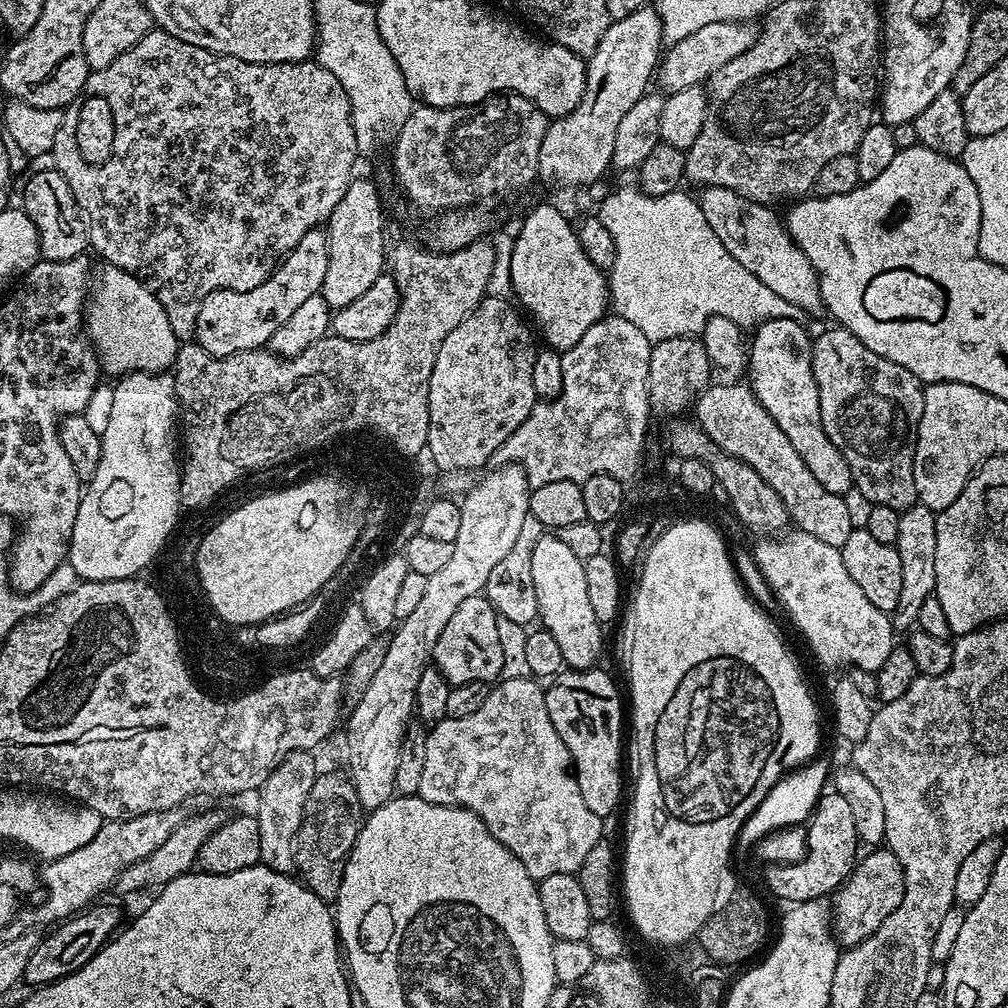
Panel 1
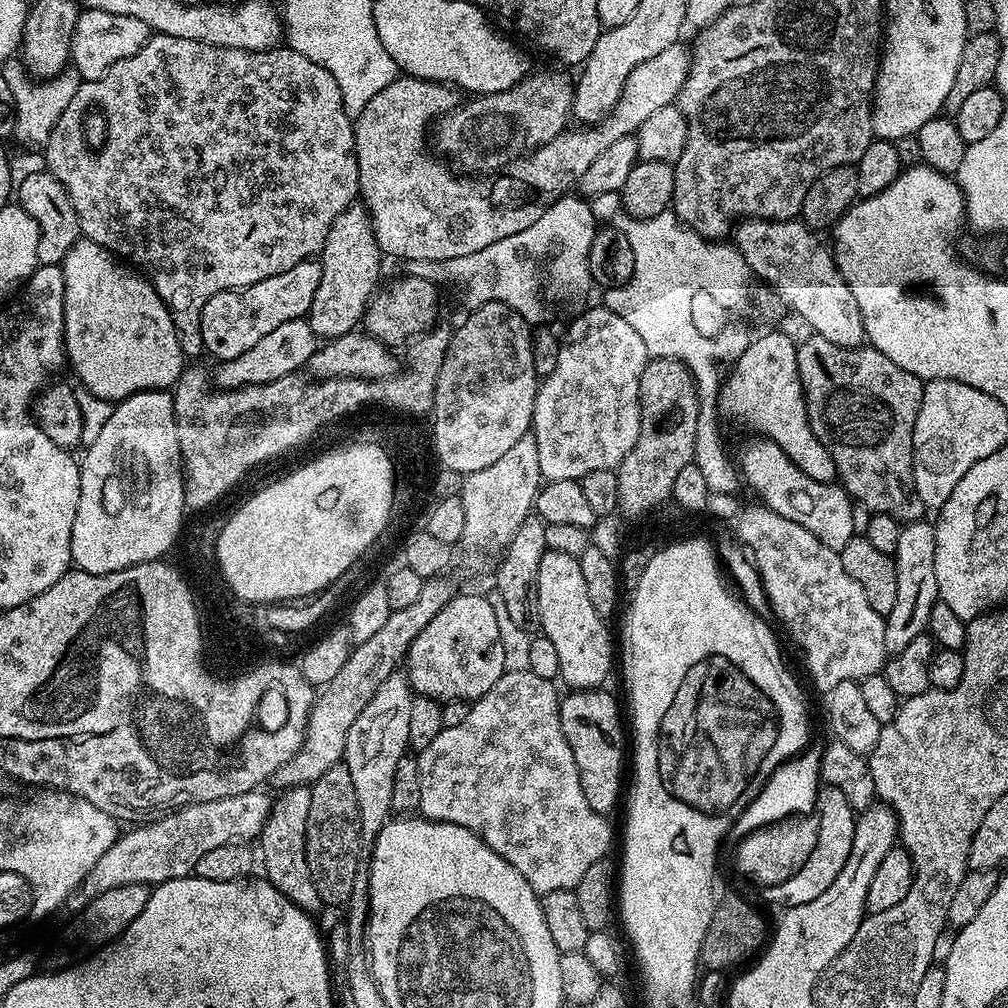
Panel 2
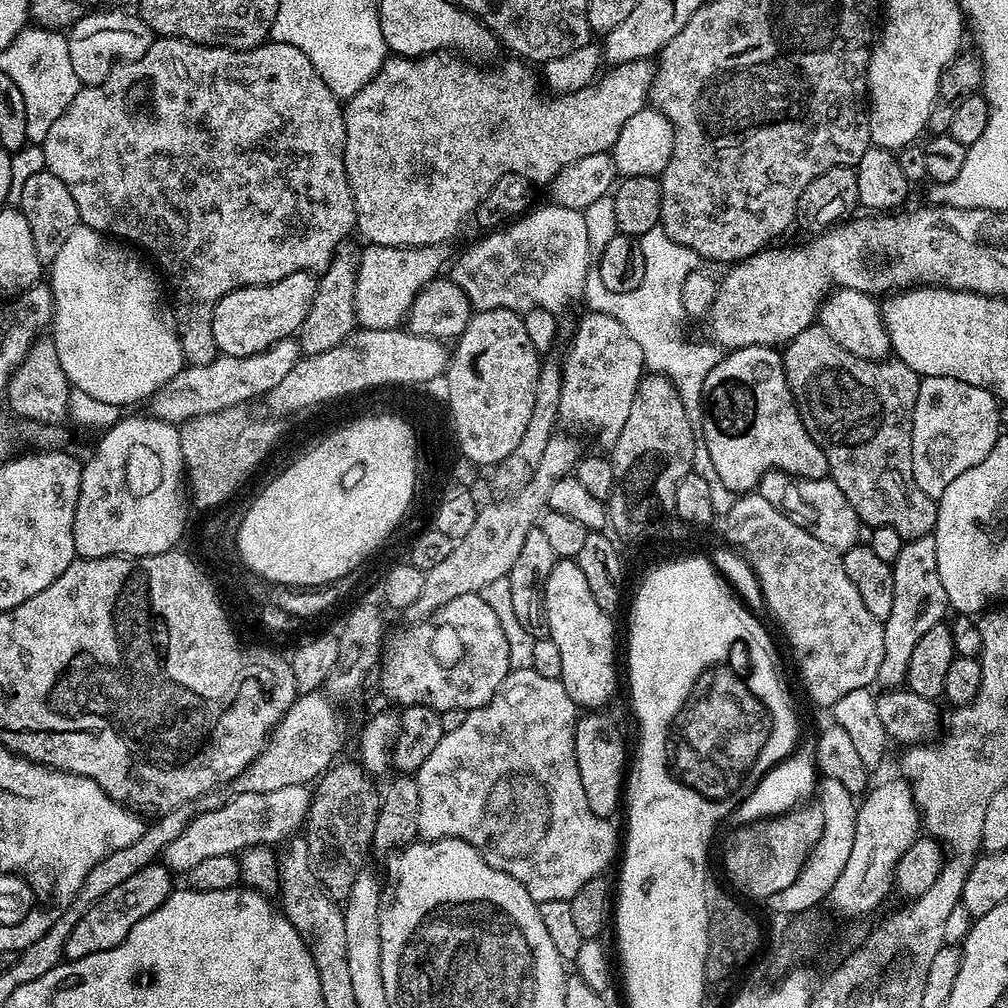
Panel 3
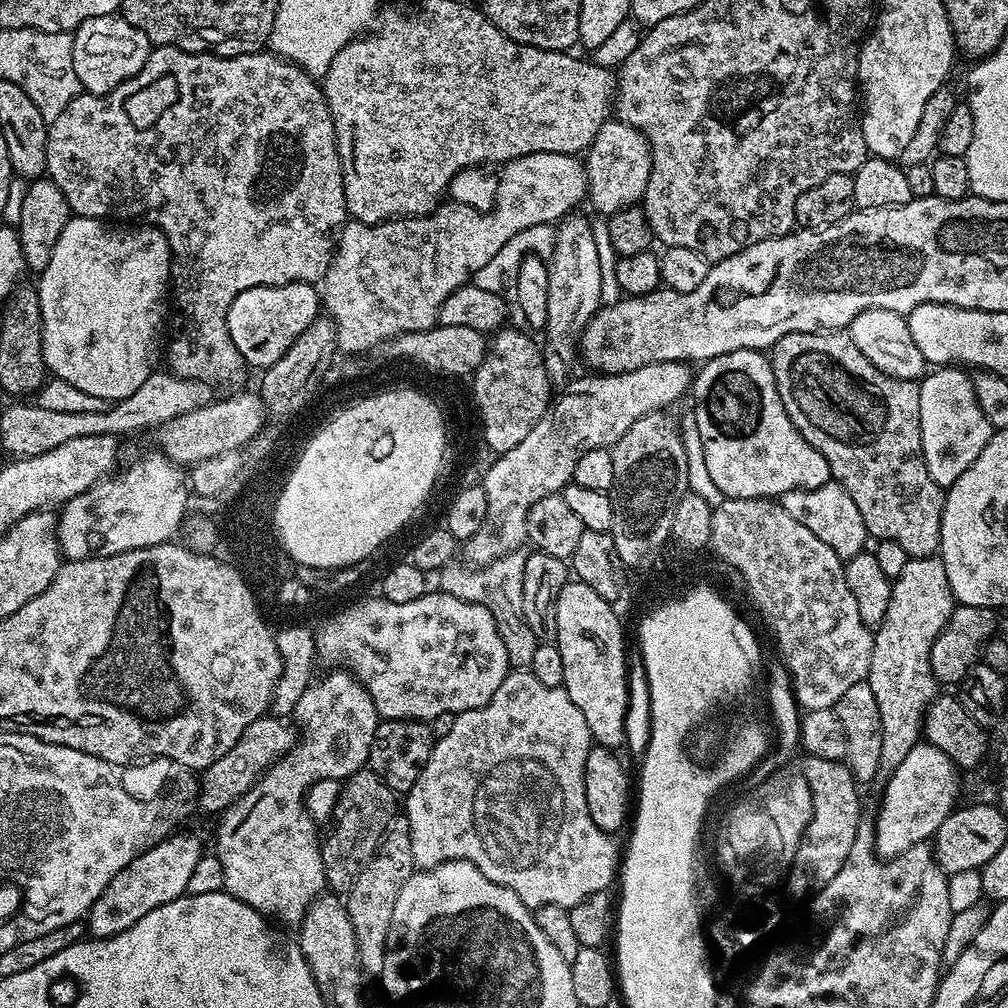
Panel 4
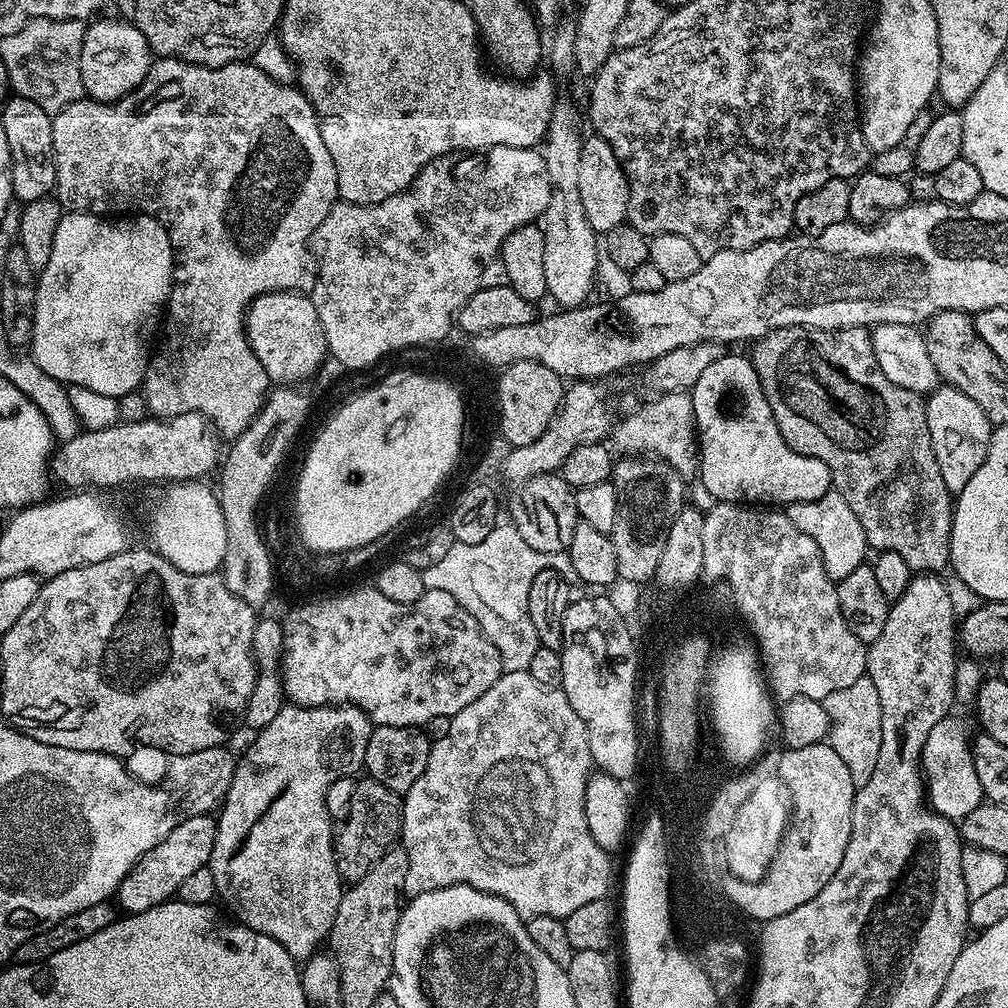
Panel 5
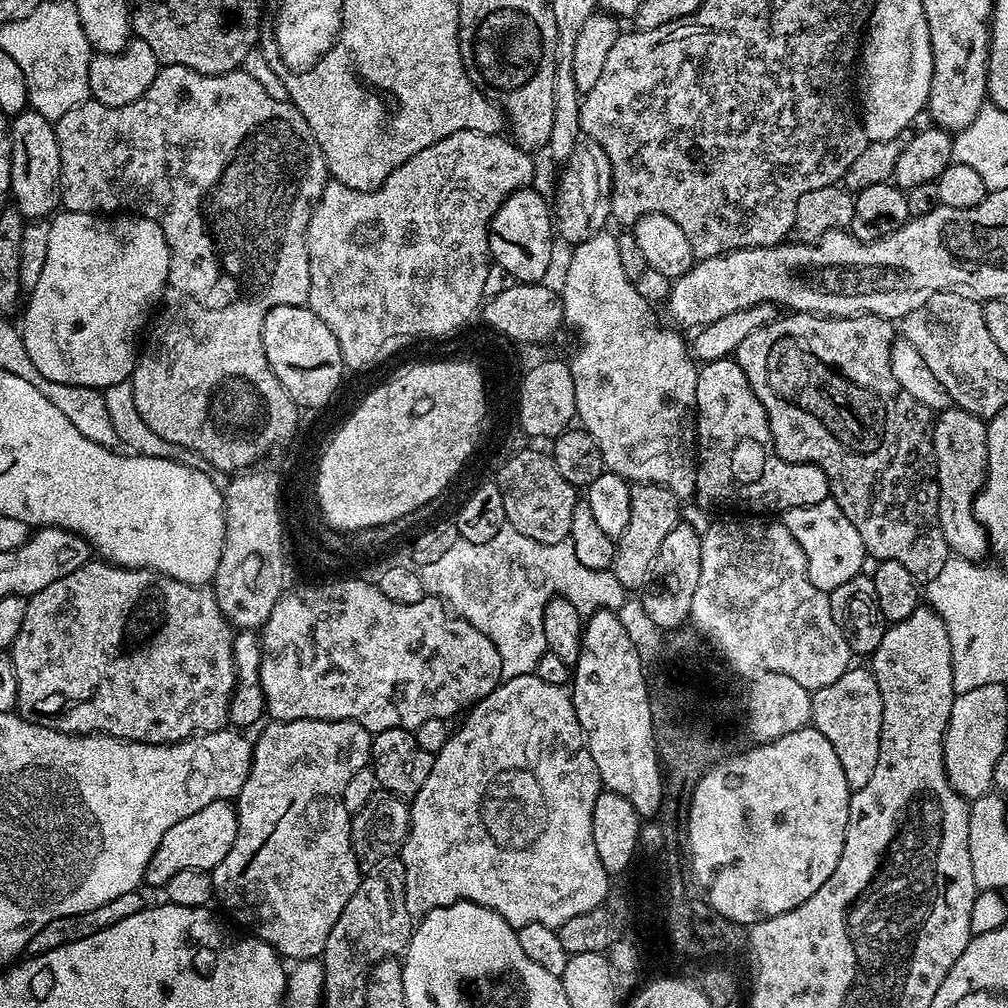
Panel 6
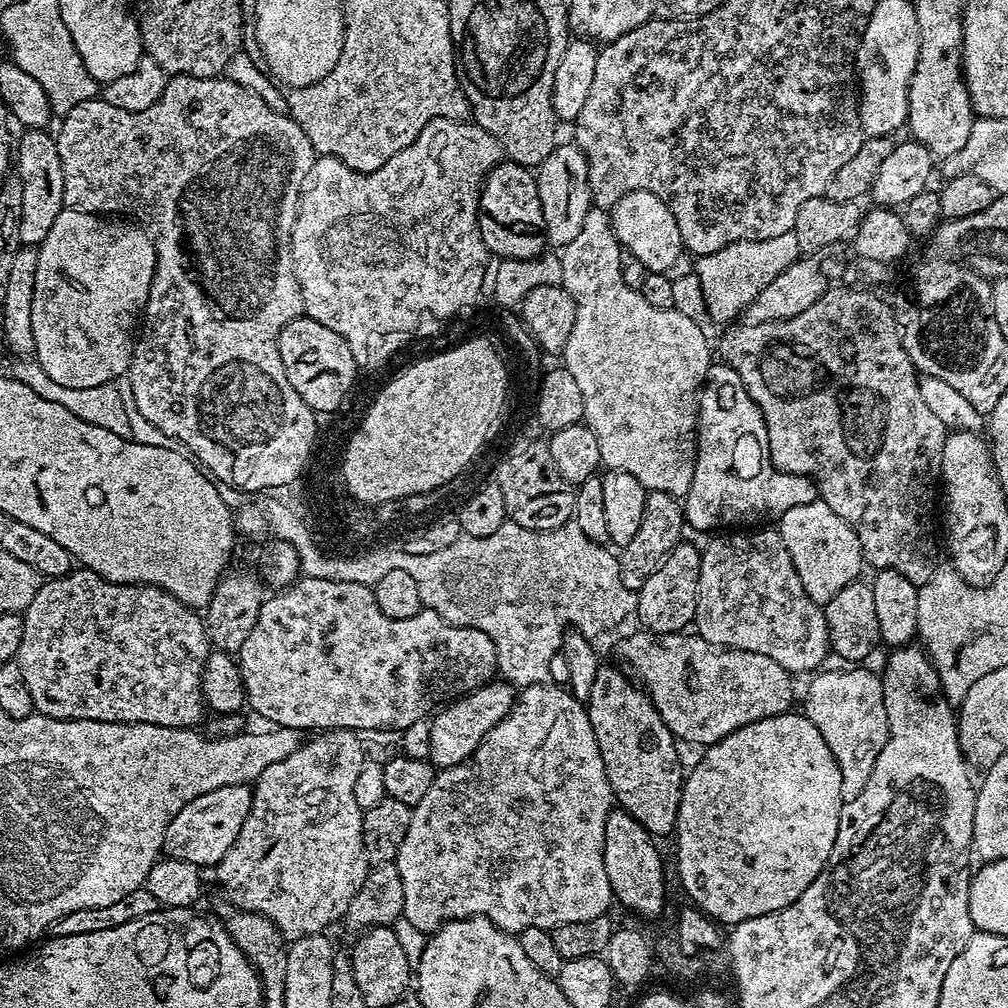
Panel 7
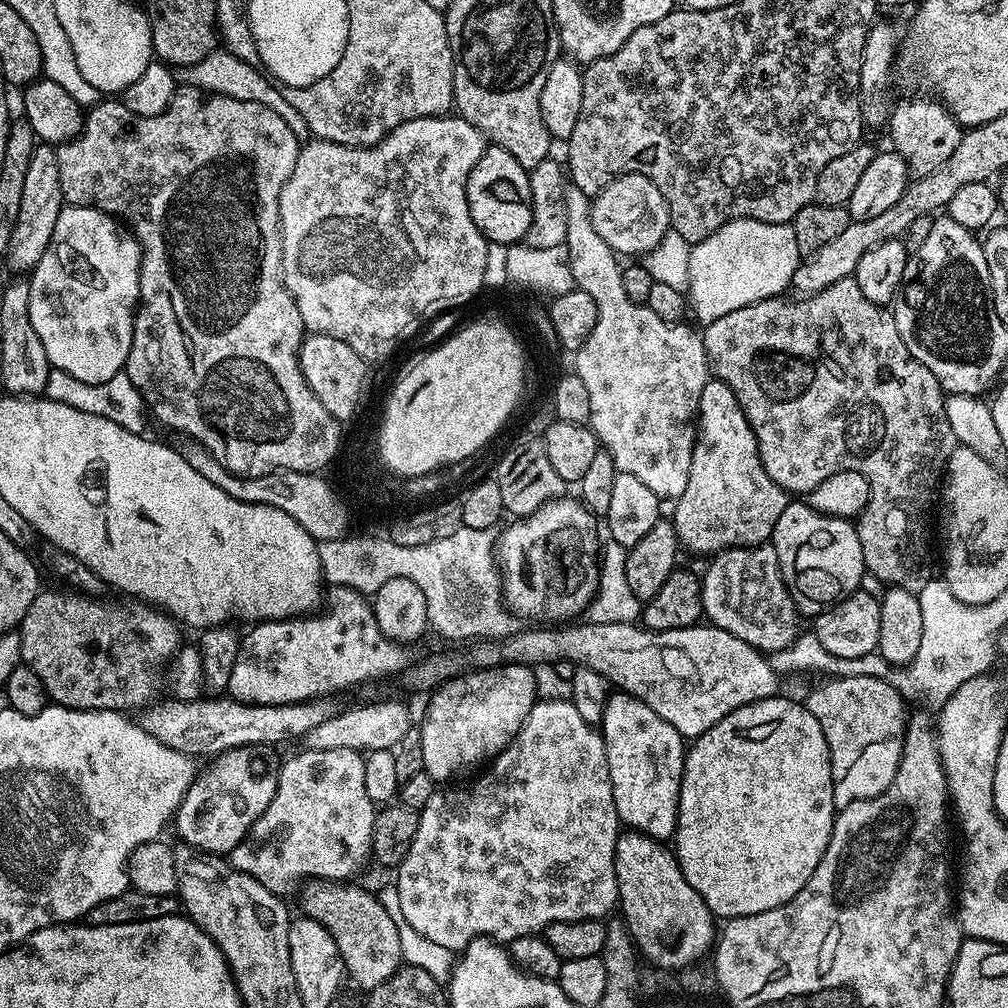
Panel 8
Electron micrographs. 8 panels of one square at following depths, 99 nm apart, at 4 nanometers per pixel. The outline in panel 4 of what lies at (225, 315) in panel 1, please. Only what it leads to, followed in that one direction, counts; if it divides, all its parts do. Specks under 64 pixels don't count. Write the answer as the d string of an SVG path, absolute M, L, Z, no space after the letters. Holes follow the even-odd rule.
M283 284L282 286L258 286L242 290L226 314L226 326L230 330L230 342L238 346L238 354L249 369L263 370L274 366L278 358L294 346L294 342L322 312L322 296L311 284Z

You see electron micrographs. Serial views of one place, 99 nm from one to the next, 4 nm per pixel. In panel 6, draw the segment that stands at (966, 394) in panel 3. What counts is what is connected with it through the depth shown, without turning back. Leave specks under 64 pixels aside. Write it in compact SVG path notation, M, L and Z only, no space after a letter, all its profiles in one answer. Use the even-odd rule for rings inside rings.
M949 406L943 413L937 415L934 420L934 439L936 442L936 473L938 474L938 486L940 497L938 498L938 518L944 527L944 537L950 545L951 551L958 554L963 560L973 562L983 561L986 556L986 537L984 527L976 521L974 514L974 502L977 491L984 487L986 475L986 428L978 422L977 417L970 416L966 410Z

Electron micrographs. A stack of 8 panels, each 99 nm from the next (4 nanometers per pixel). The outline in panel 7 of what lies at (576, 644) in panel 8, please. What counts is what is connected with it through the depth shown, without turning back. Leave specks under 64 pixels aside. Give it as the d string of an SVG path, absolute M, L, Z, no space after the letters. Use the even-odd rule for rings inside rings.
M635 631L617 646L619 663L651 696L662 722L666 722L677 741L699 746L716 744L750 722L777 716L793 707L793 677L774 658L766 658L766 654L717 648L699 634L688 636L687 631L665 636Z

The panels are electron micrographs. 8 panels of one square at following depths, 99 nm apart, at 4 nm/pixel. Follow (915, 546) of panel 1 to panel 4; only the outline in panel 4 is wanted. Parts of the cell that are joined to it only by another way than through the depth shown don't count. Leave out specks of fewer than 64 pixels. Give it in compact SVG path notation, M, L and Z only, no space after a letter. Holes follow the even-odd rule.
M939 555L913 556L902 566L902 574L892 580L890 607L886 610L886 618L882 618L879 628L872 637L872 657L866 683L874 690L874 702L878 702L878 714L882 726L882 750L880 751L880 772L890 774L910 754L916 744L921 743L925 731L925 712L929 704L938 695L938 685L930 666L930 650L934 646L934 638L946 626L950 618L954 601L952 591L946 578L946 566Z

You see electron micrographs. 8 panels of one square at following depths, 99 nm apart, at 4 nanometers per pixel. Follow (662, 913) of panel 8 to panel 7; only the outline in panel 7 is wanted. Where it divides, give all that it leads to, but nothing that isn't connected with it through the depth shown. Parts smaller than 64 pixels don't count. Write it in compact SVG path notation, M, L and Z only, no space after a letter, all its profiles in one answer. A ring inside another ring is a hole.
M613 810L606 818L606 838L604 839L604 861L606 878L610 878L613 897L624 908L637 912L640 916L656 916L664 908L664 860L656 849L657 841L649 837L647 830L629 812Z

